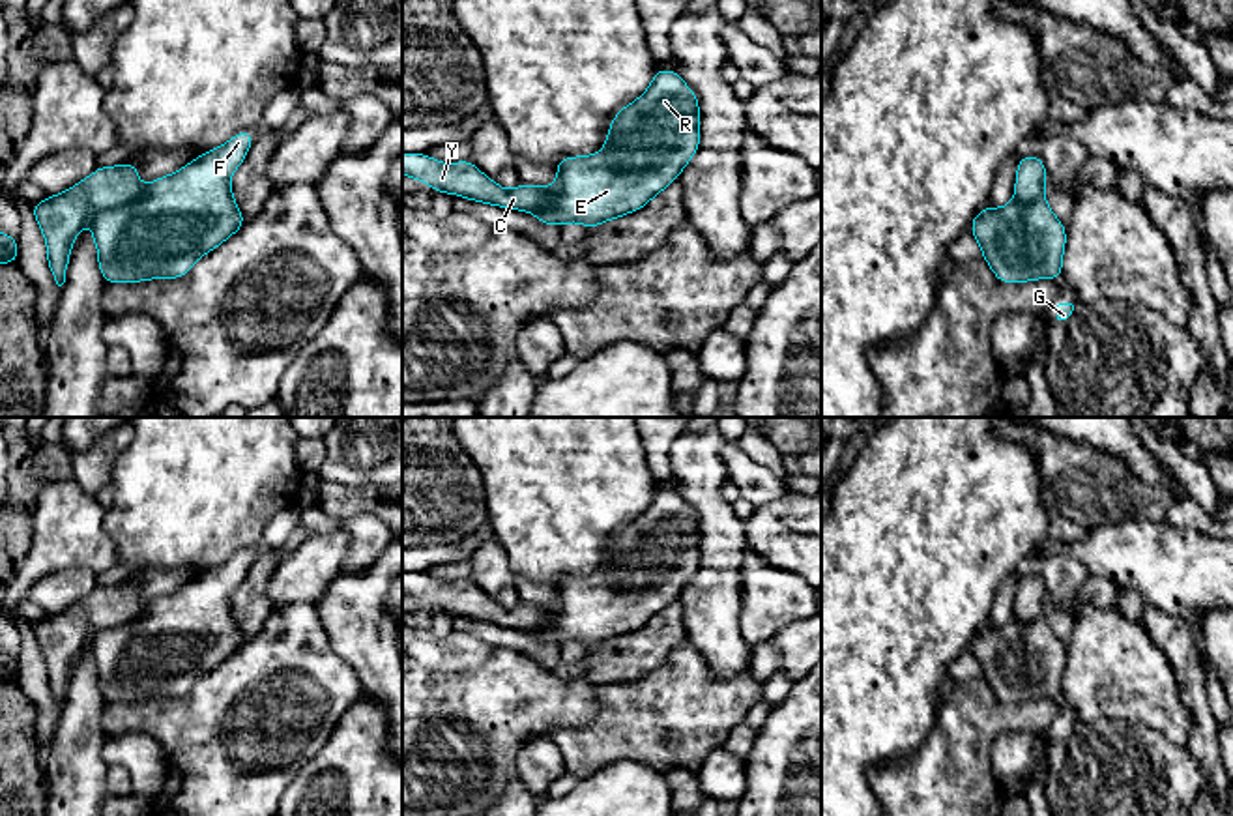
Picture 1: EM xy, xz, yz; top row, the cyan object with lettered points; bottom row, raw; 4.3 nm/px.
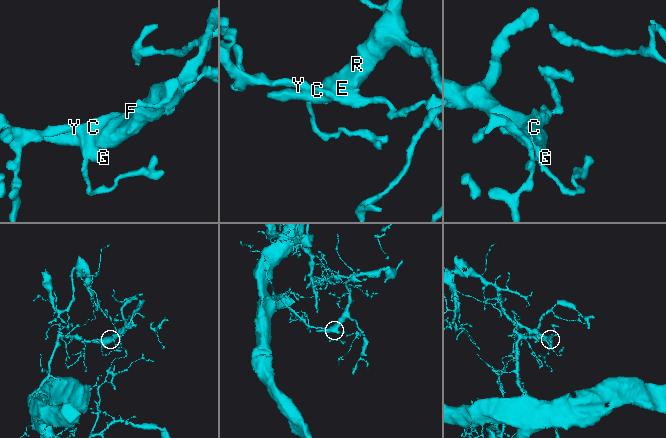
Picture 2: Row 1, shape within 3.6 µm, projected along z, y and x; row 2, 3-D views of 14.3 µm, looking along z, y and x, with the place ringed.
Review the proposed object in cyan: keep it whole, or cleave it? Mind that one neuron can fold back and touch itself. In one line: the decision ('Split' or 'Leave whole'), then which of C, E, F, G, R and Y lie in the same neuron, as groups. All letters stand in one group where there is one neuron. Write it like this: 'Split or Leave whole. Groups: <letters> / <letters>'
Leave whole. Groups: C E F G R Y

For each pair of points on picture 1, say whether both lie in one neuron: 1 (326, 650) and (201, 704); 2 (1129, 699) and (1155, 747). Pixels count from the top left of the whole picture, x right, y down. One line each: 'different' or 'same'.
1: same
2: different

